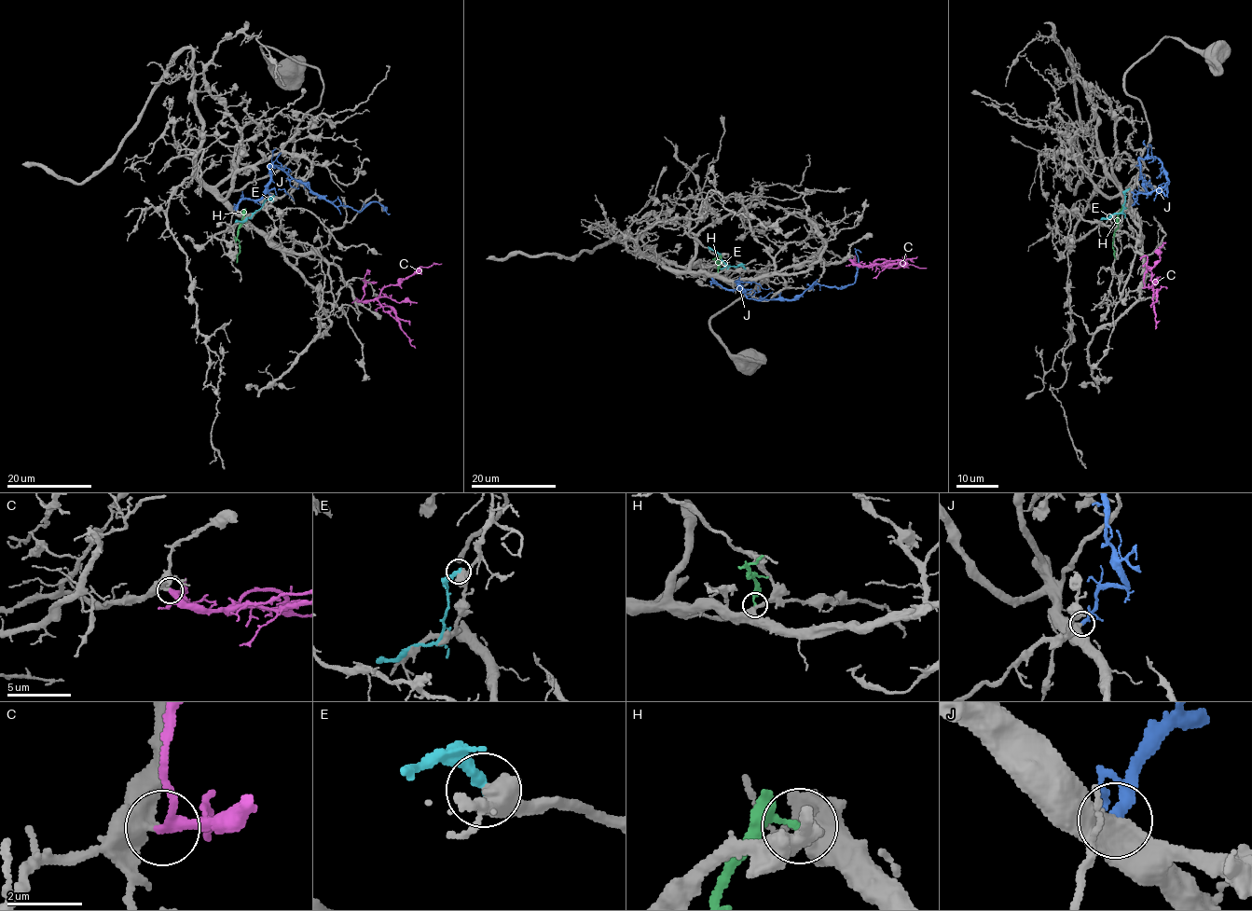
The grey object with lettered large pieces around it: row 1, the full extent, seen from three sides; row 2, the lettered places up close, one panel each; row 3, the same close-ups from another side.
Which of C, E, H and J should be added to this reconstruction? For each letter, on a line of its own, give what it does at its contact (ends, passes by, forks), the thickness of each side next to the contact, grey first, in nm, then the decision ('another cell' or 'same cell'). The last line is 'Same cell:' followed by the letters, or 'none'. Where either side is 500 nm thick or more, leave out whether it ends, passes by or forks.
C: it passes by; calibres 360 and 240 nm; same cell
E: calibres 500 and 340 nm; another cell
H: it ends; calibres 440 and 150 nm; another cell
J: calibres 650 and 320 nm; same cell
Same cell: C, J

